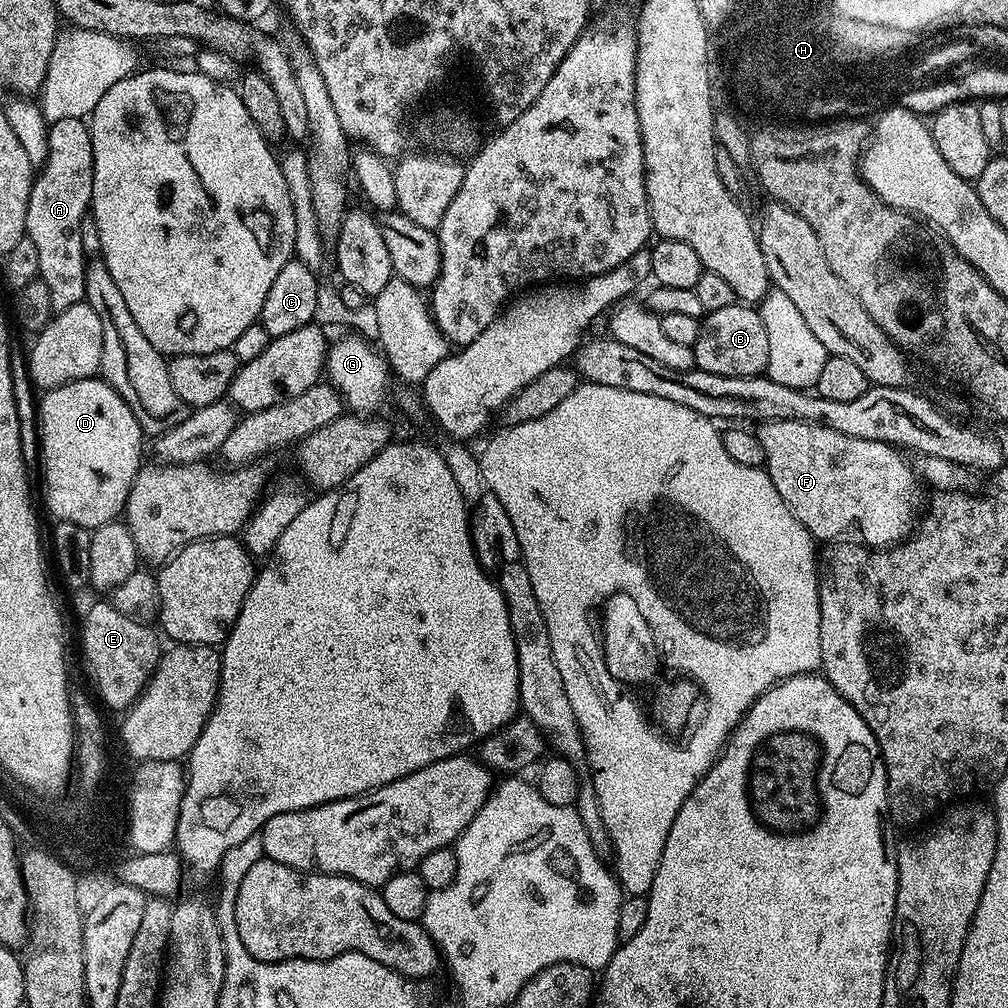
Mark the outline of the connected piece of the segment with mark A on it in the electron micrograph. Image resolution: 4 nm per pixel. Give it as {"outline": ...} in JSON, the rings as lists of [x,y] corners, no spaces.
{"outline":[[[58,118],[51,121],[48,130],[48,157],[32,181],[24,231],[28,238],[34,240],[34,245],[38,246],[39,279],[44,280],[50,290],[50,306],[53,313],[62,312],[85,299],[88,264],[82,250],[80,233],[82,220],[90,212],[93,182],[94,150],[91,127],[81,118]]]}

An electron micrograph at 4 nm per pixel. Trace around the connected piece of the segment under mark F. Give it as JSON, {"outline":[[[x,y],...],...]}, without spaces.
{"outline":[[[766,420],[755,429],[755,433],[758,442],[762,442],[764,463],[768,477],[774,482],[774,490],[778,490],[778,494],[782,494],[786,506],[792,511],[794,518],[798,518],[798,522],[802,522],[802,526],[806,526],[806,530],[812,535],[813,541],[821,542],[820,540],[832,540],[831,542],[836,542],[841,538],[847,537],[844,535],[846,535],[847,532],[854,531],[855,528],[857,534],[861,536],[859,539],[872,550],[880,550],[876,548],[887,550],[891,548],[892,545],[899,544],[908,539],[914,528],[914,520],[912,524],[912,511],[916,508],[916,482],[918,484],[918,476],[911,463],[906,459],[903,451],[897,450],[891,444],[883,444],[877,440],[850,438],[846,434],[838,434],[838,430],[830,430],[821,424],[807,424],[801,420]]]}

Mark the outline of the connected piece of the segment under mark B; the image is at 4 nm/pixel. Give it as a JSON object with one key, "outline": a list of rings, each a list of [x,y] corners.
{"outline":[[[743,302],[726,306],[723,310],[707,313],[700,320],[698,342],[692,348],[695,367],[701,372],[722,374],[723,376],[758,376],[768,367],[770,358],[770,342],[766,338],[766,326],[762,326],[762,318],[755,307]]]}

